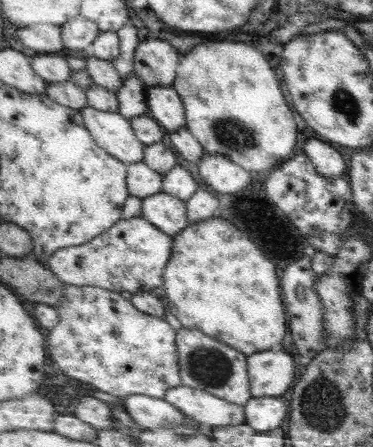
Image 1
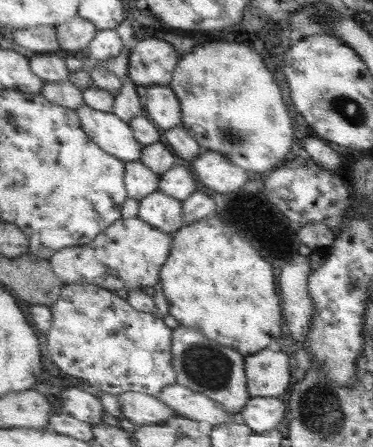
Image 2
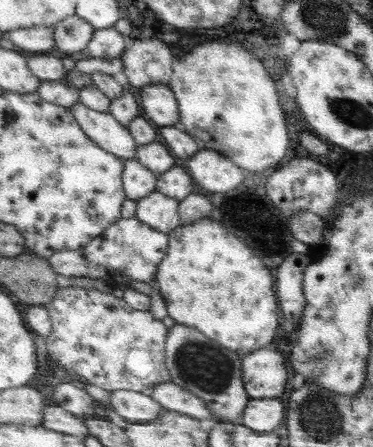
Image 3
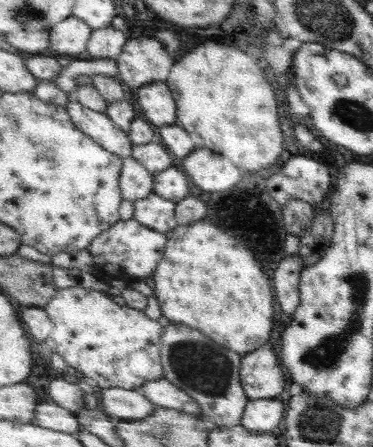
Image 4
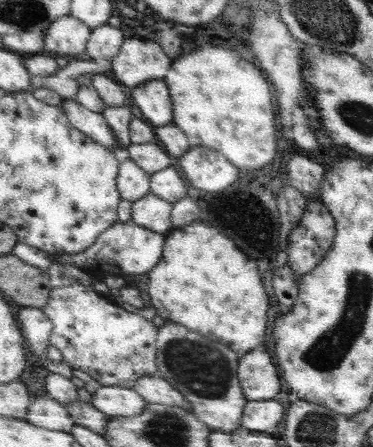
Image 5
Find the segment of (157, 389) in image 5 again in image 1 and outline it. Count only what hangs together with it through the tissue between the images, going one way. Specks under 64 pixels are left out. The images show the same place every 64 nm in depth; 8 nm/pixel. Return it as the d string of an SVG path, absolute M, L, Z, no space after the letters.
M173 386L163 398L173 408L177 408L189 422L207 424L211 428L219 426L239 426L245 422L245 414L241 406L233 406L223 402L221 398L211 396L203 390L193 390L189 386Z

